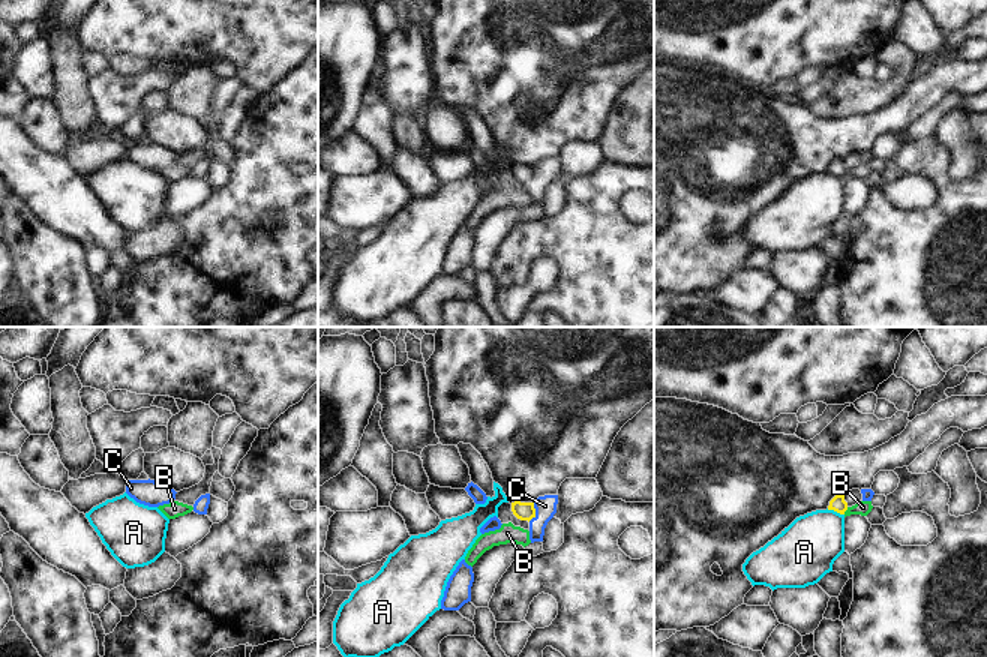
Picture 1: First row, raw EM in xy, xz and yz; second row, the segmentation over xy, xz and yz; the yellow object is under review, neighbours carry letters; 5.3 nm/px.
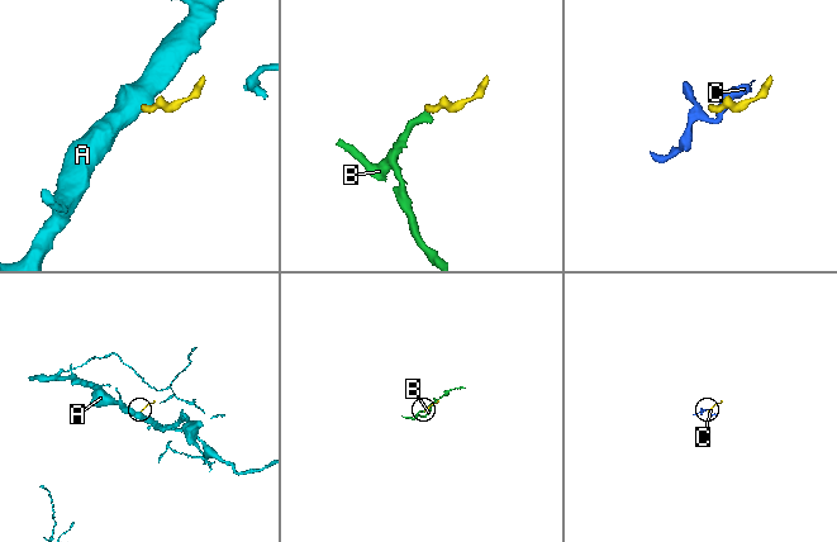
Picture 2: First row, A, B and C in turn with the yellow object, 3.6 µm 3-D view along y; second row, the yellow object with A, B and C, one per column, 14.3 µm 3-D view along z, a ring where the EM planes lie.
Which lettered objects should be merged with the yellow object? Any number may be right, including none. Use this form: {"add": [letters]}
{"add": ["B"]}

